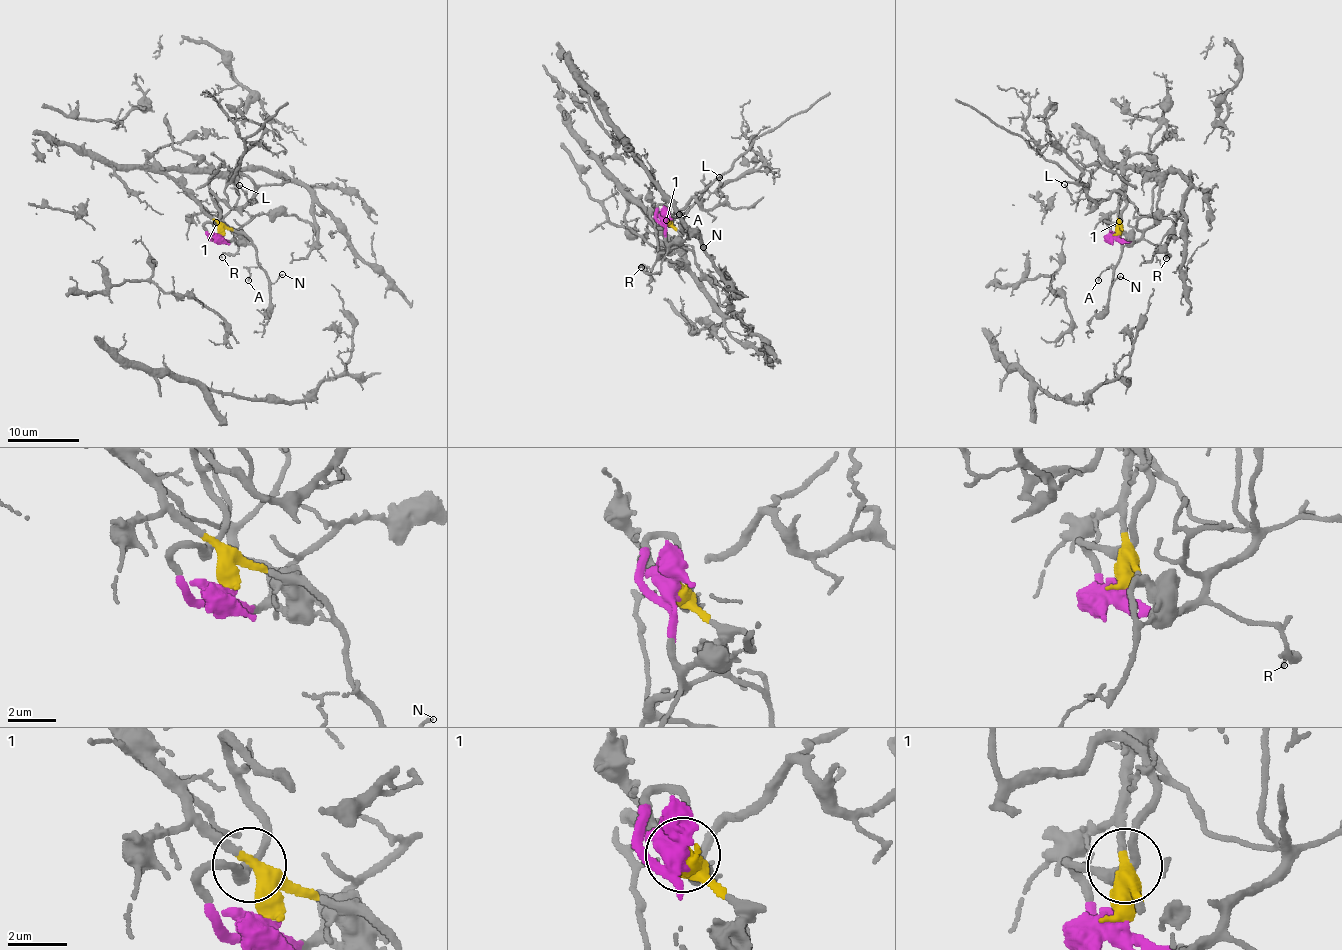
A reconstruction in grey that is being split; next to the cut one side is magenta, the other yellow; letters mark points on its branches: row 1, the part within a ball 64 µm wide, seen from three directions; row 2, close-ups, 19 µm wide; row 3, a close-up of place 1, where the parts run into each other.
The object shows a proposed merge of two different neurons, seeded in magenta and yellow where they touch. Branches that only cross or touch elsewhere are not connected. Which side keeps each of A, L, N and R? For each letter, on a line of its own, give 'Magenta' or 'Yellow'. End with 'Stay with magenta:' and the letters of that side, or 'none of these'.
A: Yellow
L: Magenta
N: Yellow
R: Magenta
Stay with magenta: L, R

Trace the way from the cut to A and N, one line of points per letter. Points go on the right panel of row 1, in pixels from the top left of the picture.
A: (1116, 235), (1120, 228), (1119, 261), (1100, 274), (1098, 281)
N: (1116, 235), (1121, 228), (1122, 256), (1111, 283), (1120, 276)

